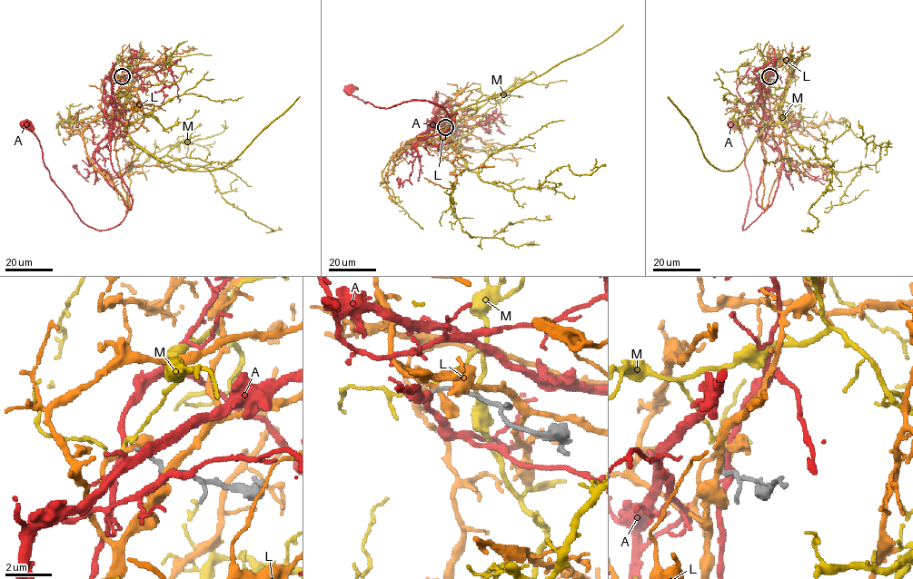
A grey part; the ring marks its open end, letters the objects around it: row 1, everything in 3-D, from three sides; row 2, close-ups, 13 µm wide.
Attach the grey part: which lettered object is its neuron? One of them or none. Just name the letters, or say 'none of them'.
none of them

